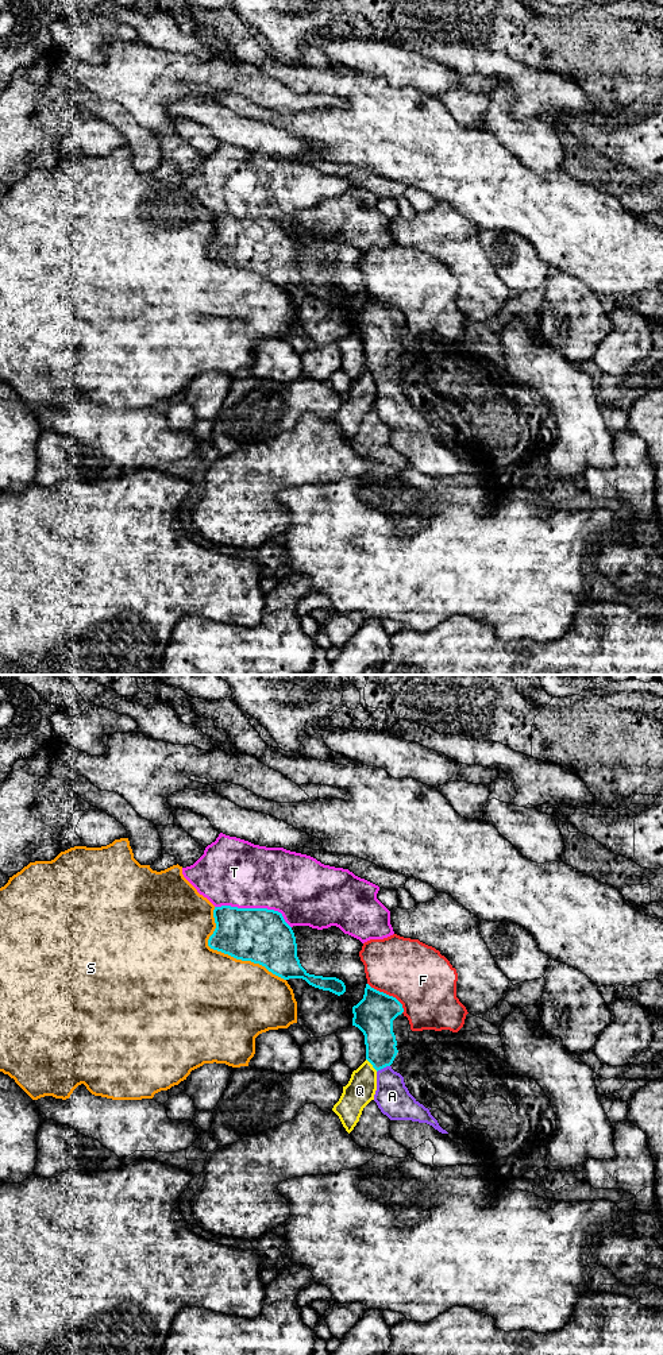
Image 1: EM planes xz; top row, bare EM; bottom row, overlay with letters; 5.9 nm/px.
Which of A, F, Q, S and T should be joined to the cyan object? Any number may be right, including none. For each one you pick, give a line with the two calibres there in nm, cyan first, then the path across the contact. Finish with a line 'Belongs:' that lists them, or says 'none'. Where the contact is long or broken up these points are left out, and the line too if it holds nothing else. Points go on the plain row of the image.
A: 190 nm thick on the cyan side, 200 nm on the other; runs through xz (377, 336), (382, 377), (390, 393), (392, 405)
Belongs: A

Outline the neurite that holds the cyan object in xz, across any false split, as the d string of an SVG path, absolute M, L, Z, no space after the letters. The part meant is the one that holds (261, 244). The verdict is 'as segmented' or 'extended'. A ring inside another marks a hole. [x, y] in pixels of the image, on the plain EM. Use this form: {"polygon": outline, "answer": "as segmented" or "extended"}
{"polygon": "M221 215L215 216L213 227L216 238L208 248L211 258L259 273L284 289L302 287L338 305L346 301L342 289L309 283L301 275L294 242L281 221Z", "answer": "as segmented"}

